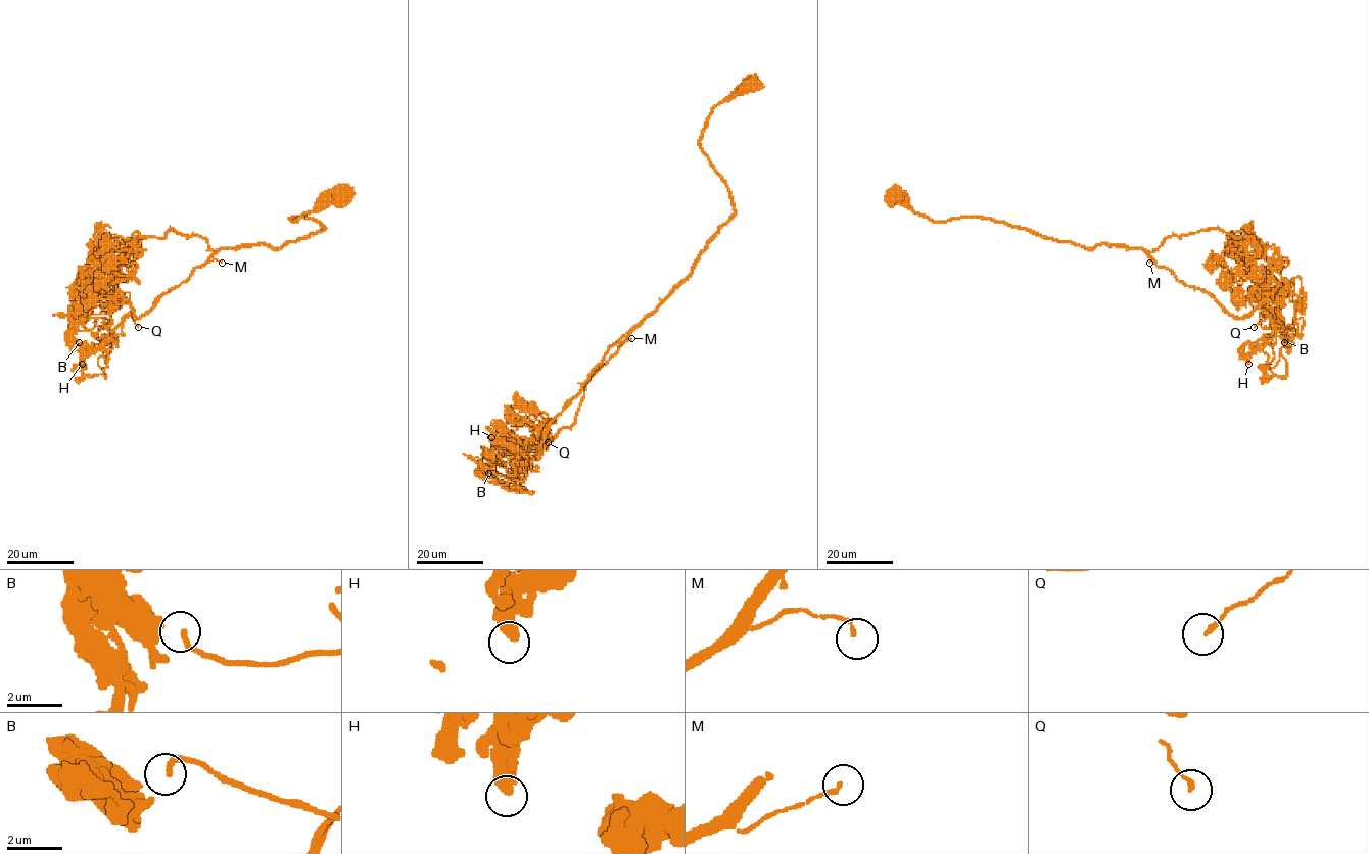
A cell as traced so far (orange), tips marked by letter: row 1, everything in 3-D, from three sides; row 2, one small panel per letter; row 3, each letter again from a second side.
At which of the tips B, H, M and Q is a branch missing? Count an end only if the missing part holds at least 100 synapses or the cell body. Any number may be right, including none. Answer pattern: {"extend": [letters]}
{"extend": ["B"]}

